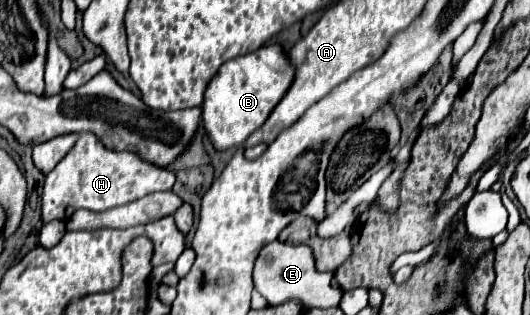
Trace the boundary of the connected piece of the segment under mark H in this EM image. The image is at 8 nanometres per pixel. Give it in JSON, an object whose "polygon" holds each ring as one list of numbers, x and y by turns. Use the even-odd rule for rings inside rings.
{"polygon":[[82,133,80,137,56,137,52,141,36,145,32,149,32,159,44,175,48,173,42,187,42,223,54,219,66,221,70,219,70,213,78,209,90,209,100,213,118,205,126,205,156,191,170,191,176,181,170,169,154,167,134,153,114,153,110,149,104,149,92,133]]}

